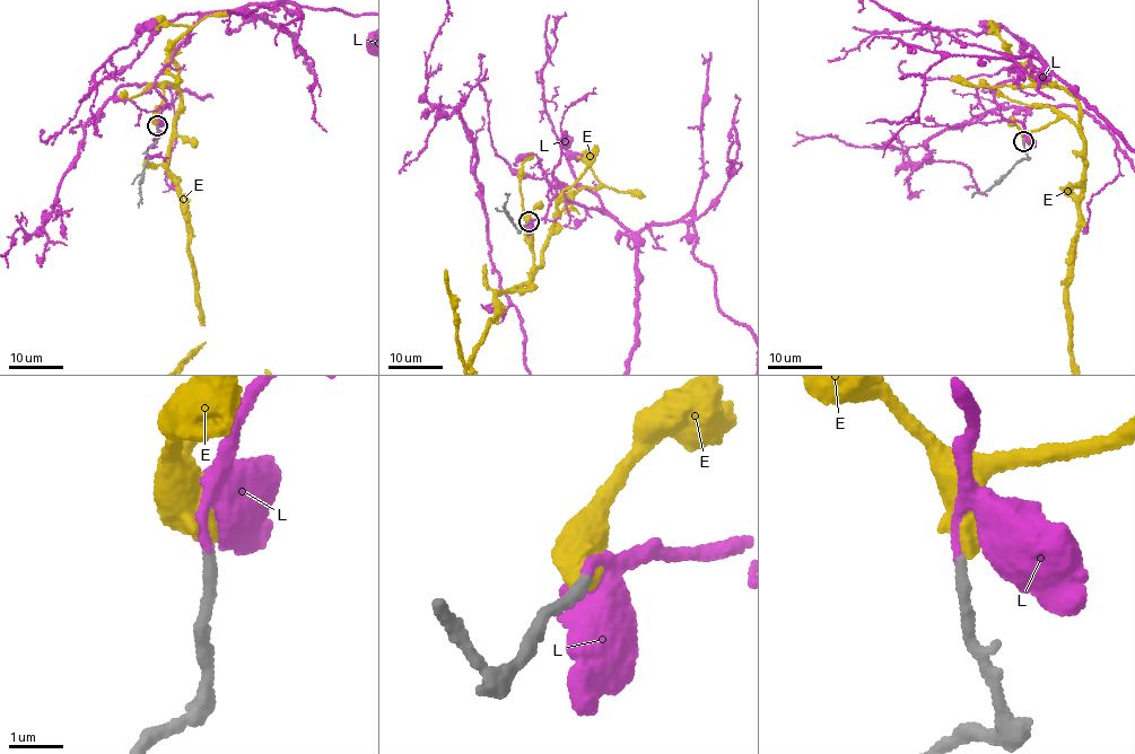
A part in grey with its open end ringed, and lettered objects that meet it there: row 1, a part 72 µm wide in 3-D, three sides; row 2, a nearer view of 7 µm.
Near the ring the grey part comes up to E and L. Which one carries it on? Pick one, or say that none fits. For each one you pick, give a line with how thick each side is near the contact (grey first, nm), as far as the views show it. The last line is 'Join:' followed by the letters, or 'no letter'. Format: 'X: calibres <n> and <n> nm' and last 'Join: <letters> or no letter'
L: calibres 200 and 190 nm
Join: L

